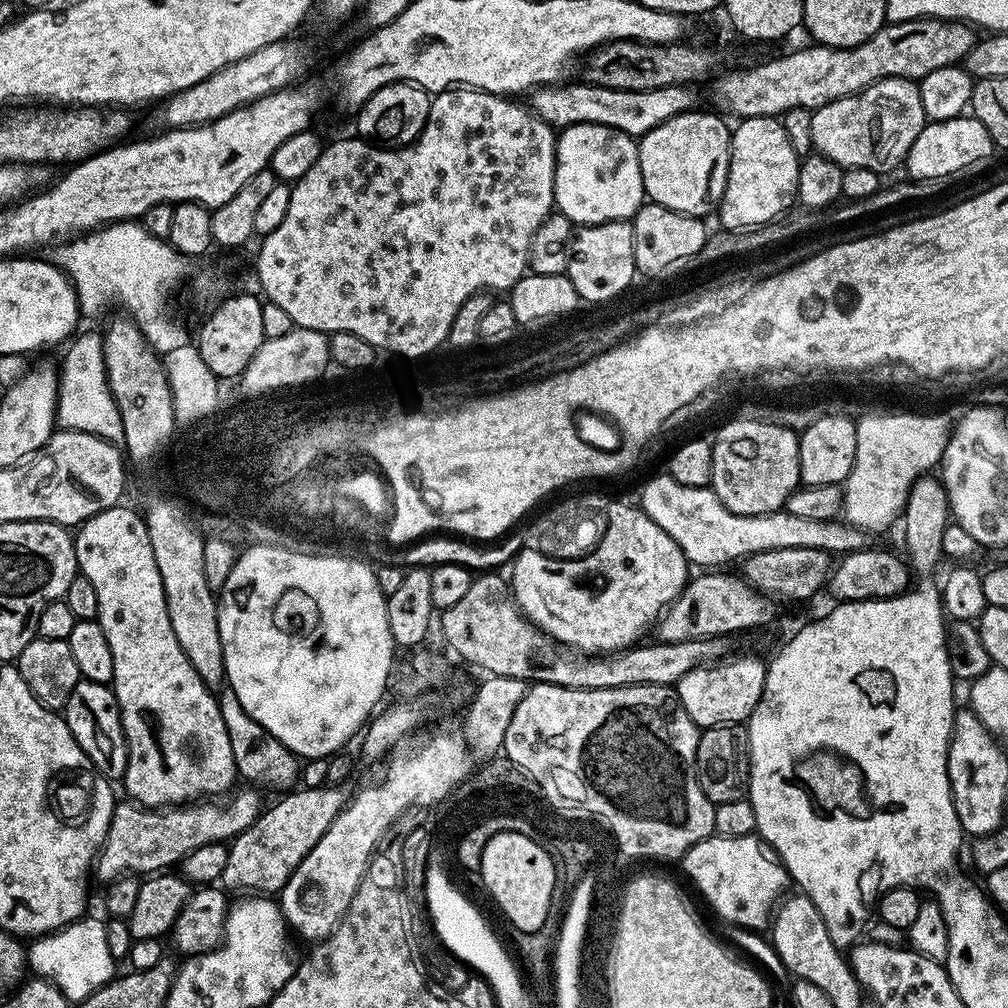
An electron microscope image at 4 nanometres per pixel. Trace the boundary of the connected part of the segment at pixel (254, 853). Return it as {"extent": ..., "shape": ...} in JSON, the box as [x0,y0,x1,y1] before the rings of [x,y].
{"extent":[219,786,350,894],"shape":[[[344,786],[301,787],[300,792],[292,790],[281,795],[284,797],[273,808],[265,807],[261,811],[260,817],[249,828],[242,830],[242,834],[238,834],[230,841],[228,857],[226,858],[226,870],[222,870],[219,883],[229,893],[279,894],[283,892],[286,882],[294,874],[294,870],[302,862],[302,858],[306,858],[306,854],[310,854],[310,850],[314,850],[314,846],[318,846],[318,838],[322,838],[322,834],[326,834],[326,830],[330,830],[330,826],[338,818],[338,814],[343,810],[345,804],[348,803],[350,799],[348,790]]]}

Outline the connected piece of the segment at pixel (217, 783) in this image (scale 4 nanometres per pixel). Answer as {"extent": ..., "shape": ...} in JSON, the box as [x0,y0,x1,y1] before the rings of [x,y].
{"extent":[74,507,238,810],"shape":[[[124,507],[108,508],[79,525],[74,536],[76,567],[79,575],[90,578],[94,591],[98,593],[96,619],[100,621],[102,630],[106,630],[106,642],[110,642],[110,654],[114,657],[110,687],[118,698],[128,747],[122,787],[132,795],[129,797],[135,803],[163,810],[169,806],[219,797],[233,787],[232,783],[237,783],[238,777],[234,754],[230,750],[230,734],[226,734],[226,726],[222,722],[219,699],[213,689],[198,678],[198,670],[194,670],[194,666],[190,666],[190,658],[182,654],[174,626],[170,626],[162,574],[158,574],[154,546],[150,546],[148,521],[141,513],[139,516],[134,509]]]}

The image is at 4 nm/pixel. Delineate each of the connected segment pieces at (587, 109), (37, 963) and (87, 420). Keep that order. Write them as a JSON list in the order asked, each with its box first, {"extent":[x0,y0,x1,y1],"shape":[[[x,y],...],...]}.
[{"extent":[531,82,697,138],"shape":[[[587,82],[572,83],[542,84],[538,88],[531,89],[532,111],[536,113],[538,119],[552,125],[553,129],[563,130],[575,124],[601,124],[624,132],[627,136],[639,138],[654,130],[654,126],[683,112],[693,111],[697,107],[693,89],[683,84],[666,86],[662,90],[639,92],[603,88]]]},{"extent":[26,914,118,1006],"shape":[[[88,914],[54,933],[33,939],[26,948],[28,968],[36,971],[33,973],[37,977],[55,984],[69,1005],[79,1006],[90,994],[112,981],[118,972],[117,961],[106,947],[104,926],[103,919],[95,920]]]},{"extent":[56,332,123,441],"shape":[[[82,332],[67,345],[69,348],[64,356],[64,365],[58,368],[56,423],[70,432],[89,432],[104,440],[123,441],[122,418],[112,391],[108,388],[108,374],[104,369],[103,339],[97,333],[95,336],[92,332]]]}]

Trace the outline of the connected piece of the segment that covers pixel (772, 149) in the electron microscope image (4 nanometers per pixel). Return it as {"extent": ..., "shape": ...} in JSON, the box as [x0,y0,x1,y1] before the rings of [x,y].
{"extent":[718,116,801,230],"shape":[[[746,116],[731,129],[732,149],[726,190],[718,205],[719,227],[743,230],[768,223],[793,207],[801,157],[790,146],[783,123],[774,116]]]}

